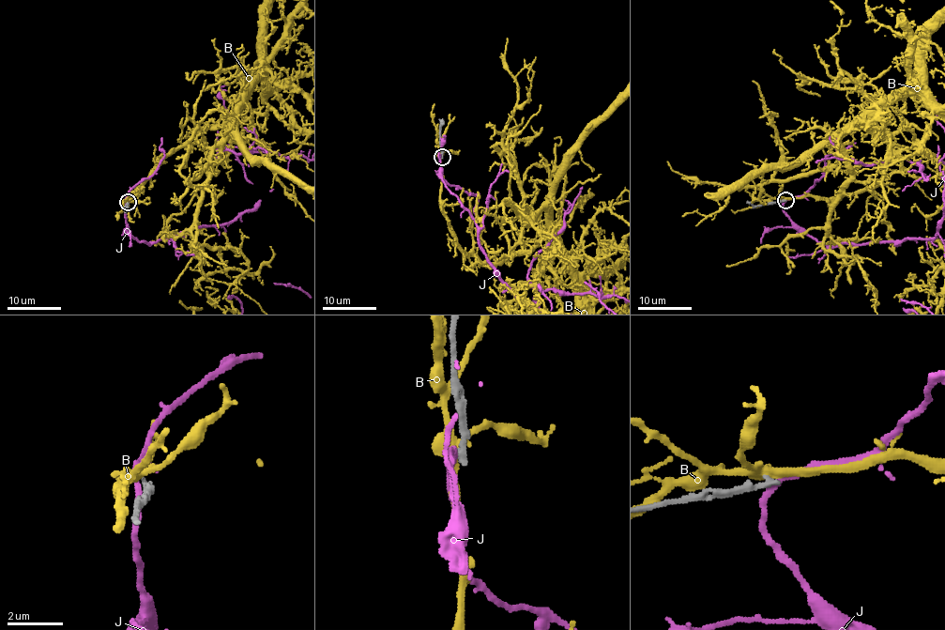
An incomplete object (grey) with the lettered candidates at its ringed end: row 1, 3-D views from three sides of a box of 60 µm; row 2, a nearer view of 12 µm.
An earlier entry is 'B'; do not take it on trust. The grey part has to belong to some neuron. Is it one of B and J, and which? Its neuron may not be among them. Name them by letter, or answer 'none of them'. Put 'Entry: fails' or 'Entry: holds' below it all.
none of them
Entry: fails

